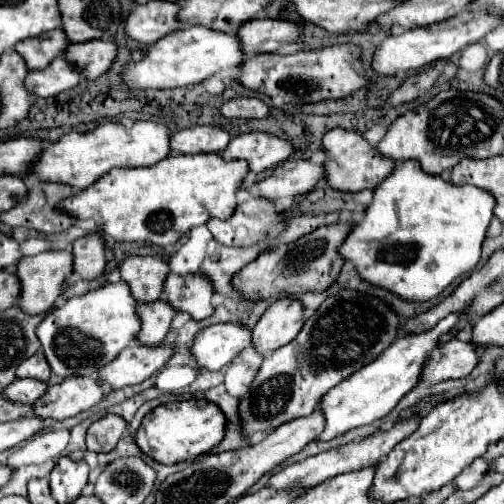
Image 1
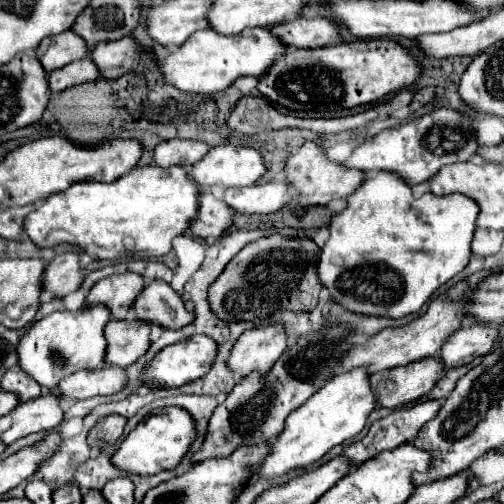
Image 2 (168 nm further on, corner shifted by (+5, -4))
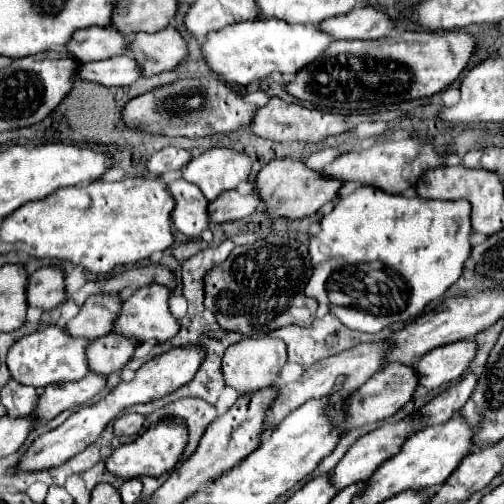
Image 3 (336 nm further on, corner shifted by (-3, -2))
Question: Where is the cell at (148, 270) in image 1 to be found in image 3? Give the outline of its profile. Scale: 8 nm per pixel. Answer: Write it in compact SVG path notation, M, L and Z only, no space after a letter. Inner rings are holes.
M94 294L90 296L84 306L80 308L80 314L76 318L72 318L66 328L68 334L76 336L76 338L100 338L104 334L108 334L114 324L116 318L122 310L122 296L120 294Z

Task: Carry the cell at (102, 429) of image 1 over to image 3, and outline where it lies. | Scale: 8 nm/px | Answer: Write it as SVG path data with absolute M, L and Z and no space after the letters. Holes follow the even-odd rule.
M126 412L114 420L114 436L134 436L142 428L142 422L144 422L142 414Z

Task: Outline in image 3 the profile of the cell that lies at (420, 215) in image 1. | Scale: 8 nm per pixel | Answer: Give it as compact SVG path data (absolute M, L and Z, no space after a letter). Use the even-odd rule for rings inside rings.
M360 186L356 188L352 194L340 198L340 202L336 204L336 208L326 214L322 220L320 220L320 234L312 236L310 238L310 256L312 256L312 266L314 266L314 272L312 272L312 278L308 280L308 286L306 286L306 296L312 296L316 298L320 304L328 302L328 292L330 290L342 290L344 294L352 296L354 298L354 304L350 306L336 306L336 304L330 304L330 312L348 328L352 330L360 330L360 332L380 332L382 328L386 328L388 324L394 324L394 322L408 322L416 316L422 314L422 310L436 298L440 298L448 286L452 286L464 272L464 262L470 258L470 250L472 250L472 244L470 244L470 234L472 234L472 222L470 222L470 214L472 214L472 206L470 202L466 200L426 200L426 198L420 198L420 196L414 196L414 198L406 198L402 194L388 194L380 188L374 188L374 186Z

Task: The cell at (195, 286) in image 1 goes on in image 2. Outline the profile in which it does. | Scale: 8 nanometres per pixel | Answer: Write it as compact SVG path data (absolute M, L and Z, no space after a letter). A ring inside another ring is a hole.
M164 280L150 282L132 302L132 312L136 320L168 330L184 328L194 318L194 314L184 308L182 296L178 296Z

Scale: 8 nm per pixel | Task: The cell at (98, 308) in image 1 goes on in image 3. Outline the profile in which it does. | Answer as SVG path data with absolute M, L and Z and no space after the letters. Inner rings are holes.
M58 324L42 326L40 330L20 338L12 346L12 350L8 352L10 374L20 384L28 384L34 388L46 388L50 384L74 382L78 378L84 378L84 374L88 374L88 358L86 358L88 342L90 342L88 338L70 336L64 326Z

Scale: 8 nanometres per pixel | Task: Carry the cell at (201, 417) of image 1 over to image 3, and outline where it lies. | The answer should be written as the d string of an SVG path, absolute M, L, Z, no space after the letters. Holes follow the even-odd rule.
M162 418L156 424L150 424L148 430L138 436L134 442L118 446L110 458L106 458L106 468L124 480L130 478L140 478L140 476L162 476L166 472L170 472L176 462L180 460L186 444L188 444L188 426L184 426L186 422L182 418Z

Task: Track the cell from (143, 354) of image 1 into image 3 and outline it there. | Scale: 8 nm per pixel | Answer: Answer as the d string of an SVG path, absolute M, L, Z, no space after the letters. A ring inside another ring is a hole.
M90 372L76 382L64 382L64 384L48 386L40 394L36 416L40 420L50 420L72 406L86 404L92 396L102 392L104 386L106 386L106 376L96 374L96 372Z

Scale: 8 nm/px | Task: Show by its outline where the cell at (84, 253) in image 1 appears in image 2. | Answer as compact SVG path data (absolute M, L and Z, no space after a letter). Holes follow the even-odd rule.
M66 252L50 260L44 268L42 276L42 290L48 290L54 294L54 298L64 298L66 294L78 290L82 284L82 276L78 272L78 254Z

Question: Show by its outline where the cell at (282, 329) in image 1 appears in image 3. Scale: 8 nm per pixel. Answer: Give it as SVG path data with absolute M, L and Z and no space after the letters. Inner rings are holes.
M272 336L242 338L240 342L232 344L226 350L222 360L222 372L228 386L236 388L240 394L246 394L274 384L284 364L286 364L286 344L280 338L272 338Z

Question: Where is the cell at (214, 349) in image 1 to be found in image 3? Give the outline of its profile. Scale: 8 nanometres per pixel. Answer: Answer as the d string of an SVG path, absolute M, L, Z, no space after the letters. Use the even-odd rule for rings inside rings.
M192 344L188 348L172 348L152 360L148 360L142 368L136 370L136 376L134 380L130 382L120 382L106 398L102 398L98 404L92 404L92 406L82 406L78 412L74 412L64 424L60 424L58 428L42 434L40 438L36 438L28 450L24 452L24 456L20 458L20 466L16 466L18 470L24 470L24 472L38 472L38 470L48 470L48 468L56 468L56 466L62 466L68 458L72 458L74 454L82 452L86 446L90 446L98 436L100 432L104 430L104 426L116 418L122 410L134 406L134 404L144 404L144 402L150 402L150 400L158 400L158 398L164 398L168 394L172 394L176 388L188 384L194 374L198 372L198 368L202 366L206 358L206 348L200 346L200 344Z

